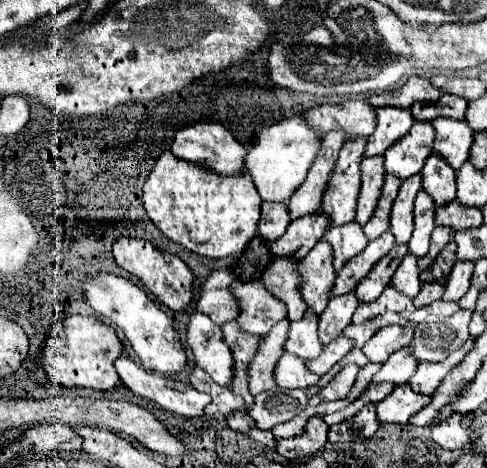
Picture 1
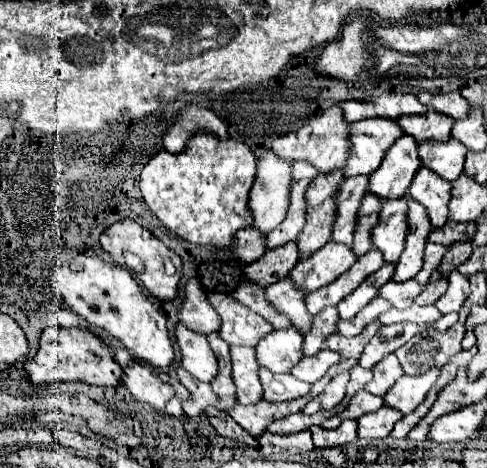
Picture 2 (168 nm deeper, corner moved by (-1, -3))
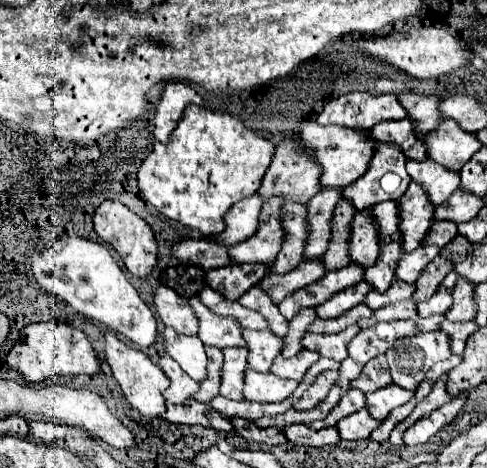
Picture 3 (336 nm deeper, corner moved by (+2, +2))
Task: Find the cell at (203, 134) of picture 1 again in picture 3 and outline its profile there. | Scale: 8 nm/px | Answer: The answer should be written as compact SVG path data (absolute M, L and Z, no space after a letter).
M167 82L161 100L157 104L157 112L155 112L155 130L153 136L159 142L167 142L171 132L175 130L177 122L183 116L183 110L187 104L203 104L201 96L183 82Z

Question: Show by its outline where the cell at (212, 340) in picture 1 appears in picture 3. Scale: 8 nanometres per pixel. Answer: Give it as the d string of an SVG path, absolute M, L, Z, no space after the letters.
M173 328L163 330L165 352L197 382L207 376L207 356L197 336L181 336Z

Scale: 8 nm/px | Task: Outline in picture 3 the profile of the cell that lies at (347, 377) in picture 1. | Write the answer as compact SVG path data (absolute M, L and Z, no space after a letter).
M325 370L303 392L303 396L299 398L297 404L293 404L293 408L295 410L309 410L309 408L317 406L317 402L321 402L321 398L325 398L325 394L329 392L329 386L333 386L333 382L337 382L337 370Z

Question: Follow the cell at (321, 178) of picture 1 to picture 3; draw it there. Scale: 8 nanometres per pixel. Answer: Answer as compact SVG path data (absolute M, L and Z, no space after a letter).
M273 198L269 206L263 206L259 216L257 232L229 248L231 264L269 264L273 262L273 254L281 248L281 222L277 222L281 210L281 202Z

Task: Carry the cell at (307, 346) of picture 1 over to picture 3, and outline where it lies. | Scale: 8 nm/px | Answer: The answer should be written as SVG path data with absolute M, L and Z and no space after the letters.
M243 330L243 340L247 342L247 362L255 372L269 372L273 360L281 354L283 340L275 338L275 334L269 334L269 330Z

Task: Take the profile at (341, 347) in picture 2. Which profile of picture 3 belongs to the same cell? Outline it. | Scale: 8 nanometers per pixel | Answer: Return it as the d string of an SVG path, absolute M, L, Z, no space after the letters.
M349 326L347 330L343 332L337 332L337 334L303 334L301 338L301 344L305 350L313 350L325 358L331 358L331 360L337 360L337 362L343 362L347 358L347 344L351 338L355 338L355 334L359 332L359 326Z

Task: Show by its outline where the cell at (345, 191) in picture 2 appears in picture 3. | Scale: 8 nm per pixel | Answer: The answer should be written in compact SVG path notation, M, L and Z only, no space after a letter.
M321 190L307 202L307 246L303 252L305 260L315 260L325 254L329 246L329 218L333 216L333 206L341 200L341 190Z

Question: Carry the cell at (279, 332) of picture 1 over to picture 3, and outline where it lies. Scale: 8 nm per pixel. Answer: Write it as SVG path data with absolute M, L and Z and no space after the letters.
M229 348L223 350L225 362L221 368L221 390L219 394L231 400L241 400L243 394L243 376L247 366L247 350L245 348Z

